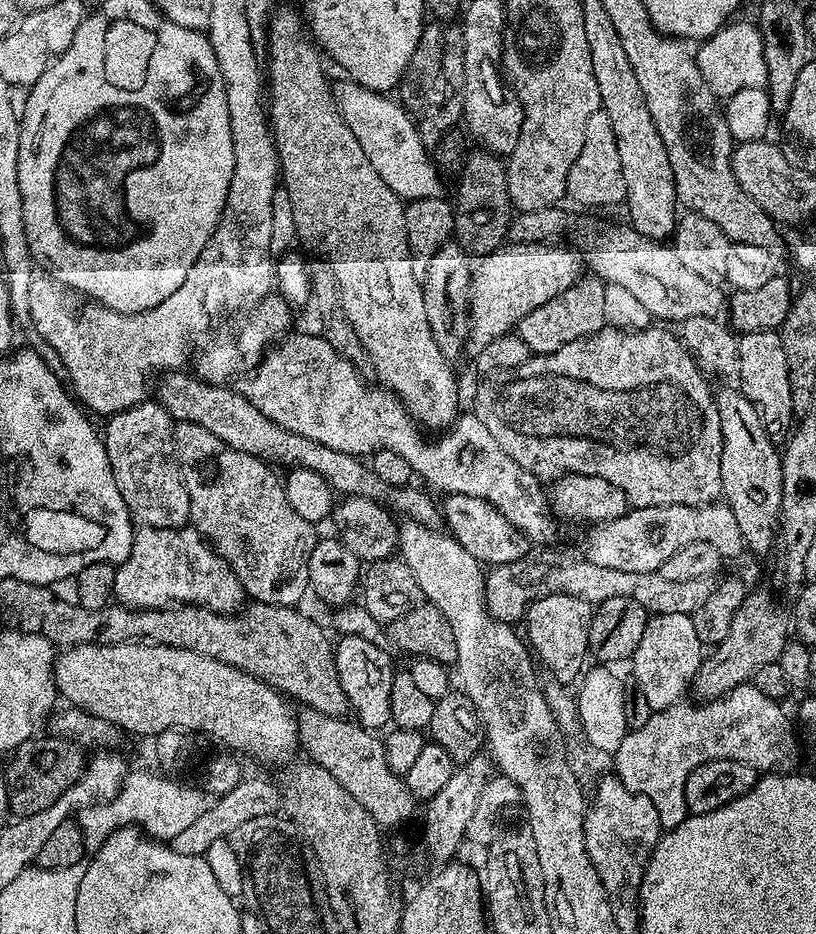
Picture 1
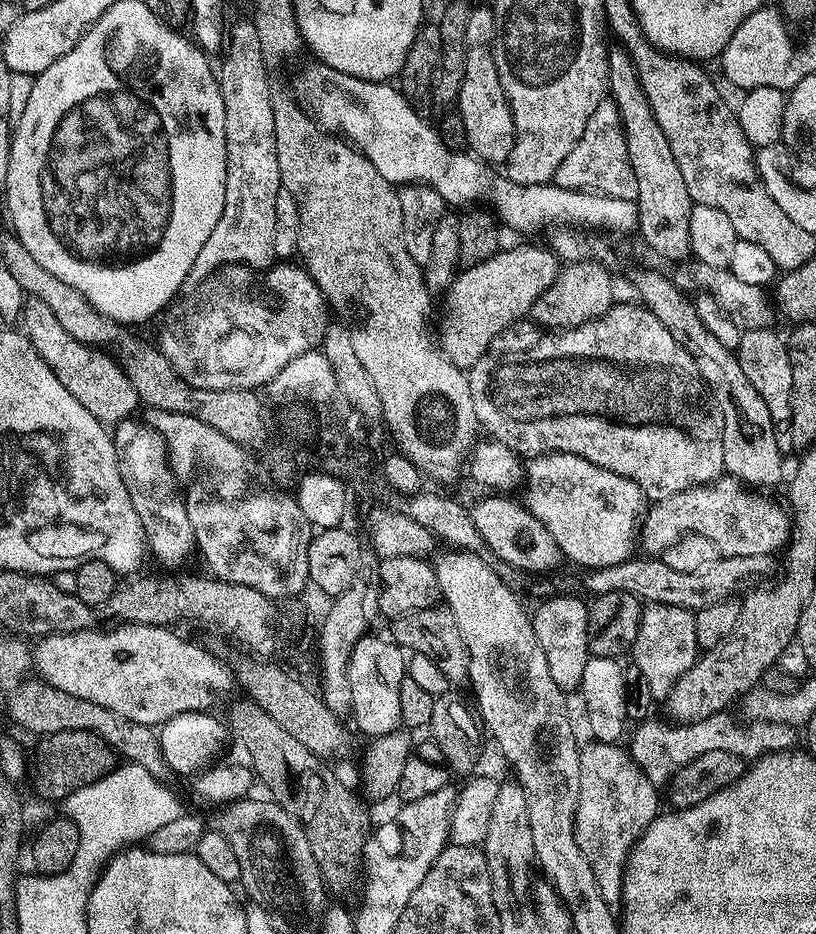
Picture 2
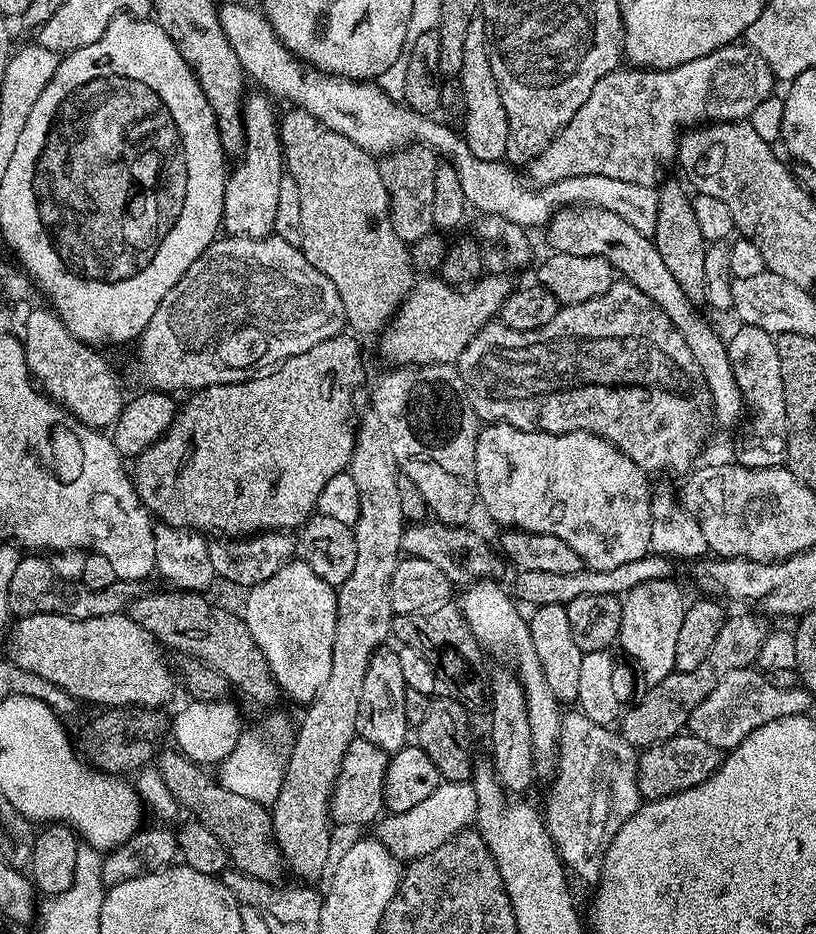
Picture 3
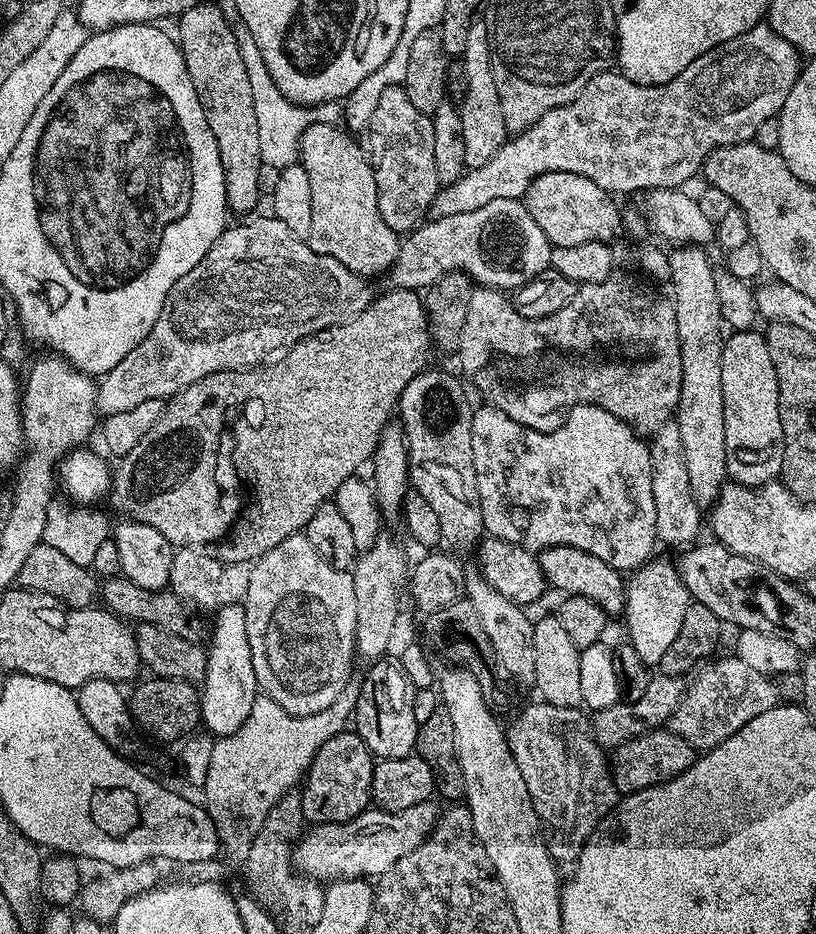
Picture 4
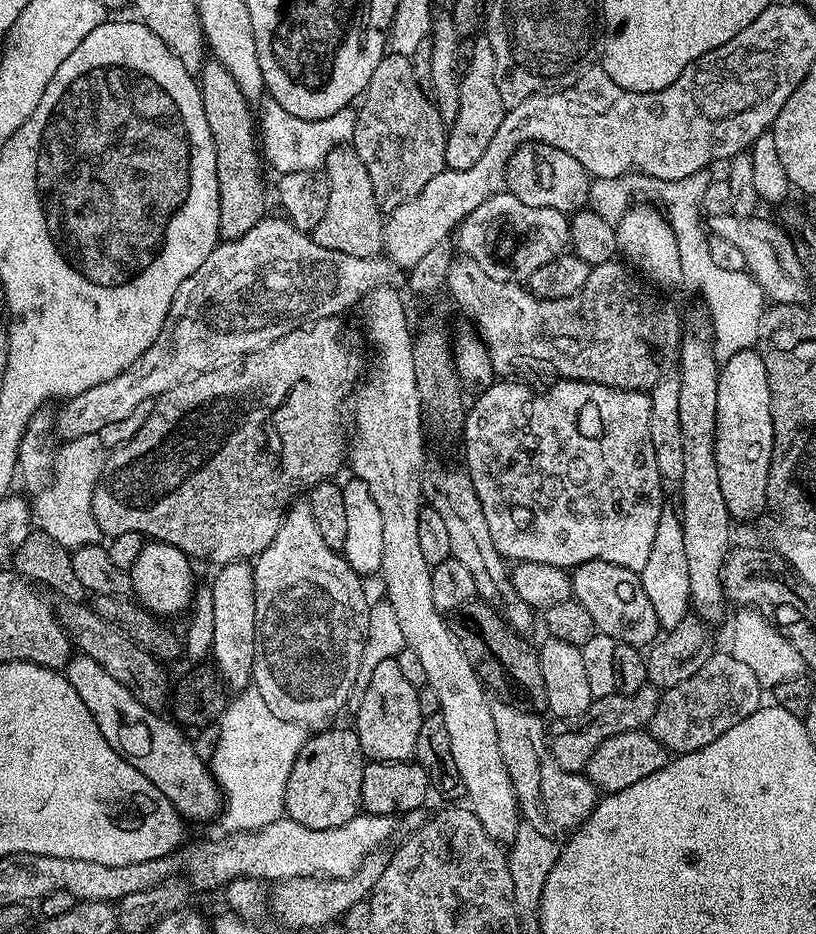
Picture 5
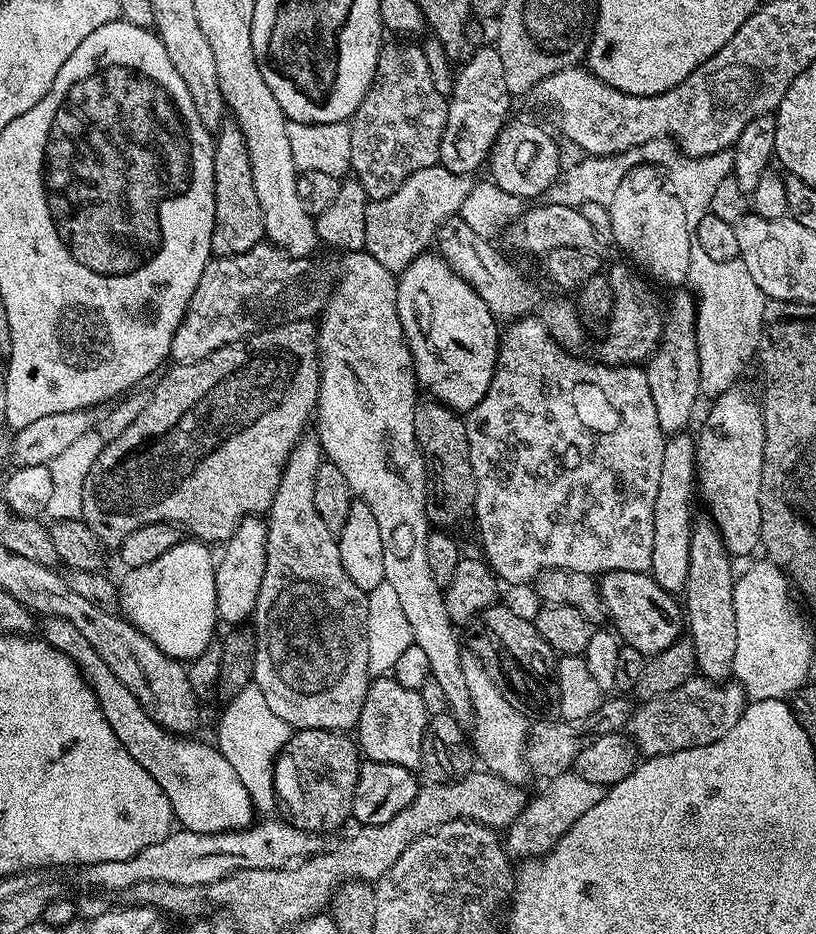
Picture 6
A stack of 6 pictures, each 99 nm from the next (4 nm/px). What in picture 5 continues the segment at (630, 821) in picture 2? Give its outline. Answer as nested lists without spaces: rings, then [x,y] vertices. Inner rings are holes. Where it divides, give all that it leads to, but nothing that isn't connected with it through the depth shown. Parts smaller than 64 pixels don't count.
[[[492,698],[490,714],[494,716],[494,730],[498,730],[498,750],[502,750],[502,762],[506,762],[508,777],[516,791],[523,819],[534,830],[553,838],[575,832],[595,810],[598,789],[583,772],[567,772],[558,766],[558,762],[554,762],[546,724],[544,728],[540,721],[543,719],[537,713],[520,712],[506,701]]]

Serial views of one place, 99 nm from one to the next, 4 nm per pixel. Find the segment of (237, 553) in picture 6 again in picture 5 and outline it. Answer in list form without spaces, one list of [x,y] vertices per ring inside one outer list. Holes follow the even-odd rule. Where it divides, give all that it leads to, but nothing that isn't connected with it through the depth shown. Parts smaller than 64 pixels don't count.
[[[243,560],[232,564],[219,565],[216,577],[210,581],[214,598],[214,642],[212,643],[211,663],[220,679],[229,689],[241,690],[252,684],[252,667],[254,666],[254,574],[253,565]]]

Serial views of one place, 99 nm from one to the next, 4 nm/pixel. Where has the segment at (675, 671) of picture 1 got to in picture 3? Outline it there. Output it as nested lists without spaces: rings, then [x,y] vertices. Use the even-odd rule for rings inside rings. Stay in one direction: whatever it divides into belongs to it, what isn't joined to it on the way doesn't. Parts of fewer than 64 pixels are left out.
[[[675,579],[655,580],[642,582],[642,586],[634,586],[634,590],[624,593],[622,597],[622,626],[620,627],[619,647],[624,647],[624,652],[629,661],[642,670],[649,686],[662,682],[669,674],[676,671],[674,650],[678,646],[678,634],[682,631],[682,618],[686,607],[686,599],[680,593],[680,588],[675,584]]]

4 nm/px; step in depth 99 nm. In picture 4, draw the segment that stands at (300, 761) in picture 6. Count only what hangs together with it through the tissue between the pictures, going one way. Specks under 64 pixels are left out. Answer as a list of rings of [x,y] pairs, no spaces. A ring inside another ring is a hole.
[[[345,730],[322,743],[302,780],[300,801],[309,825],[344,824],[362,814],[372,799],[372,751],[355,730]]]

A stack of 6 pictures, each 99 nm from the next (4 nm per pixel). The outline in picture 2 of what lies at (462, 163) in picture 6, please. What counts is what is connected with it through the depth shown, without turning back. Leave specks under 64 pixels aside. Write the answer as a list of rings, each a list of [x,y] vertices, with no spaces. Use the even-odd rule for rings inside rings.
[[[473,7],[470,23],[466,26],[466,70],[458,97],[458,110],[462,114],[462,126],[466,126],[467,151],[487,164],[504,166],[510,158],[510,150],[514,150],[516,145],[516,127],[502,82],[498,82],[498,70],[494,66],[492,38],[495,34],[491,7]]]

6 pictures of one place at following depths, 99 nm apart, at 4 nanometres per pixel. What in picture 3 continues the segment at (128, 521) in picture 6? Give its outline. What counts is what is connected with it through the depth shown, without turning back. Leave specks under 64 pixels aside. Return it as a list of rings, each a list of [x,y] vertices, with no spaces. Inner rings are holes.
[[[428,274],[425,280],[417,279],[412,285],[412,290],[409,292],[407,298],[400,303],[400,308],[396,311],[396,315],[392,317],[392,321],[389,322],[386,331],[379,337],[380,340],[380,352],[389,360],[389,365],[392,366],[427,366],[429,364],[451,364],[455,365],[460,359],[460,355],[466,346],[470,346],[470,342],[474,338],[474,334],[478,334],[478,330],[482,330],[482,326],[493,323],[500,315],[500,308],[508,301],[509,296],[512,295],[514,288],[513,285],[508,285],[510,282],[508,276],[498,276],[495,274],[485,274],[476,281],[475,284],[465,287],[463,290],[452,287],[451,284],[446,283],[445,280],[441,280],[439,275]],[[341,334],[333,340],[318,342],[318,346],[306,350],[306,354],[298,354],[283,361],[259,378],[243,380],[237,384],[215,384],[193,391],[189,395],[192,397],[185,404],[179,405],[174,422],[164,431],[164,435],[158,437],[143,454],[135,457],[133,464],[136,465],[131,465],[132,485],[149,513],[169,528],[182,528],[201,534],[216,532],[212,534],[219,534],[224,538],[243,538],[261,532],[283,532],[296,527],[299,529],[307,524],[322,490],[326,490],[330,478],[341,475],[347,469],[356,445],[357,429],[354,427],[354,420],[352,424],[352,388],[360,384],[360,348],[351,338],[353,339],[351,335]]]

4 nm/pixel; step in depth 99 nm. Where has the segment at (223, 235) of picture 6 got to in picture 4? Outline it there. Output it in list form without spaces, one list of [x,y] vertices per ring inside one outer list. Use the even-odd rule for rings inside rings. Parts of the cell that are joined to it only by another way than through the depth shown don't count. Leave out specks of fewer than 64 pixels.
[[[197,2],[194,6],[190,6],[186,9],[186,11],[179,13],[175,23],[176,22],[176,32],[174,31],[174,36],[179,43],[182,58],[186,62],[186,70],[190,74],[190,82],[194,82],[194,90],[198,94],[198,98],[202,102],[202,110],[206,114],[206,122],[214,134],[214,142],[218,142],[218,154],[222,158],[222,174],[226,182],[226,202],[228,203],[228,211],[232,214],[236,214],[236,212],[248,212],[244,214],[255,213],[257,211],[257,209],[255,210],[256,203],[260,200],[260,171],[262,171],[260,151],[258,150],[258,121],[254,114],[254,94],[250,90],[250,77],[246,74],[246,65],[242,63],[242,54],[240,53],[240,47],[236,41],[237,33],[235,31],[232,32],[231,26],[228,25],[227,18],[224,17],[223,10],[216,4]]]

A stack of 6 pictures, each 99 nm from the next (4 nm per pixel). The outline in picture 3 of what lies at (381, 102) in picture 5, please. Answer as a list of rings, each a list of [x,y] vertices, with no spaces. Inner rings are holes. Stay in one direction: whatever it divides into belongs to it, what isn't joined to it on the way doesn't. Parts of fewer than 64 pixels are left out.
[[[408,146],[395,154],[388,154],[379,161],[382,182],[386,182],[388,201],[390,202],[390,222],[394,226],[394,234],[406,245],[417,244],[422,238],[434,232],[434,174],[437,157],[423,146]]]

